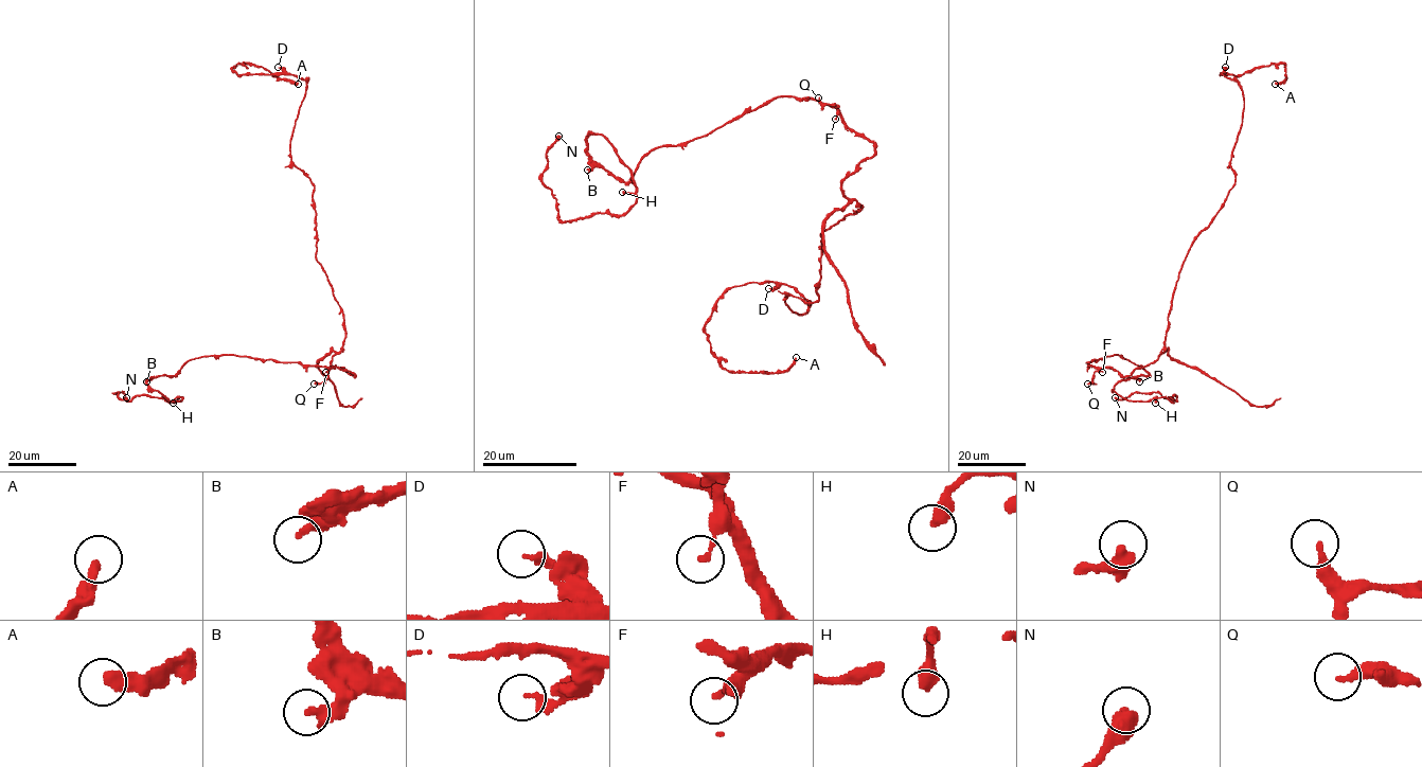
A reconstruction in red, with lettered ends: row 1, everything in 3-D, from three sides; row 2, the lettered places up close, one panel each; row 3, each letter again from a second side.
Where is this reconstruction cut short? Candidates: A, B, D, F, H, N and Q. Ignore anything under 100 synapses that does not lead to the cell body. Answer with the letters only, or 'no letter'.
no letter

